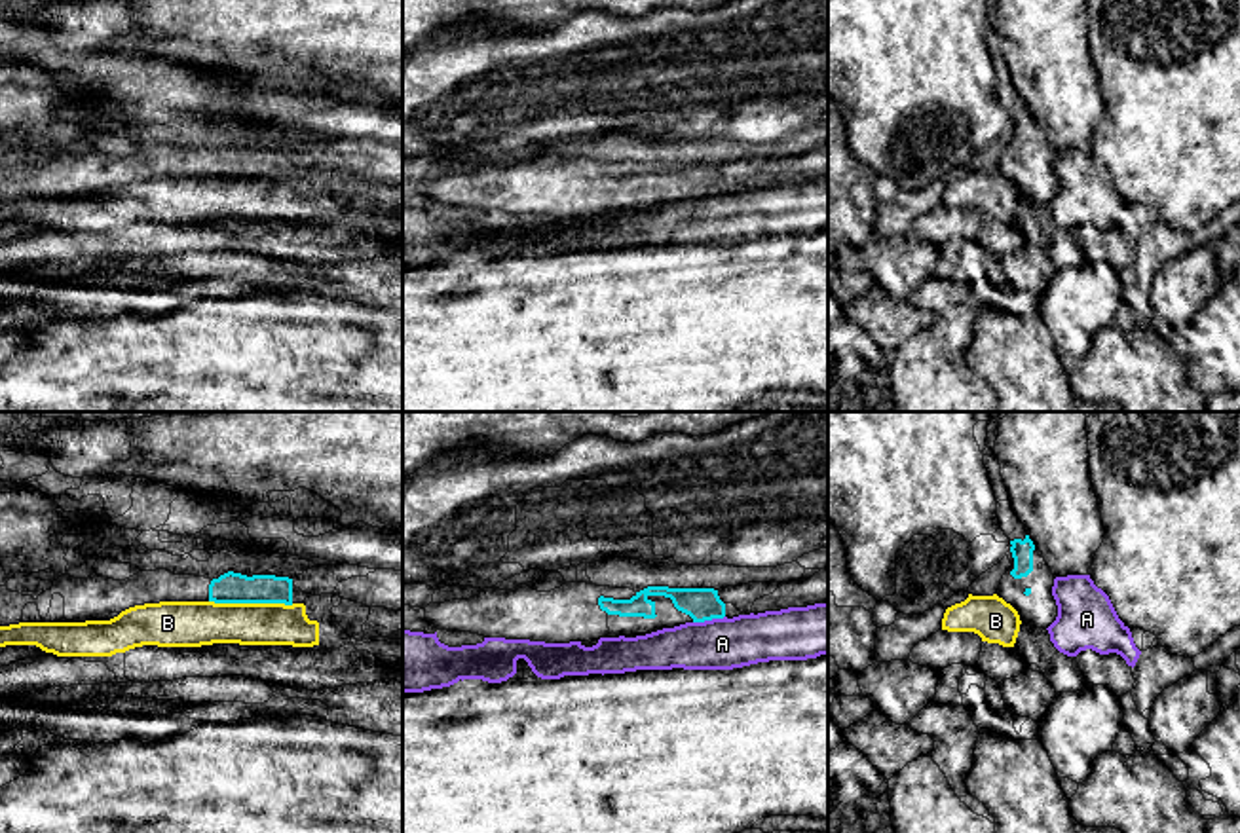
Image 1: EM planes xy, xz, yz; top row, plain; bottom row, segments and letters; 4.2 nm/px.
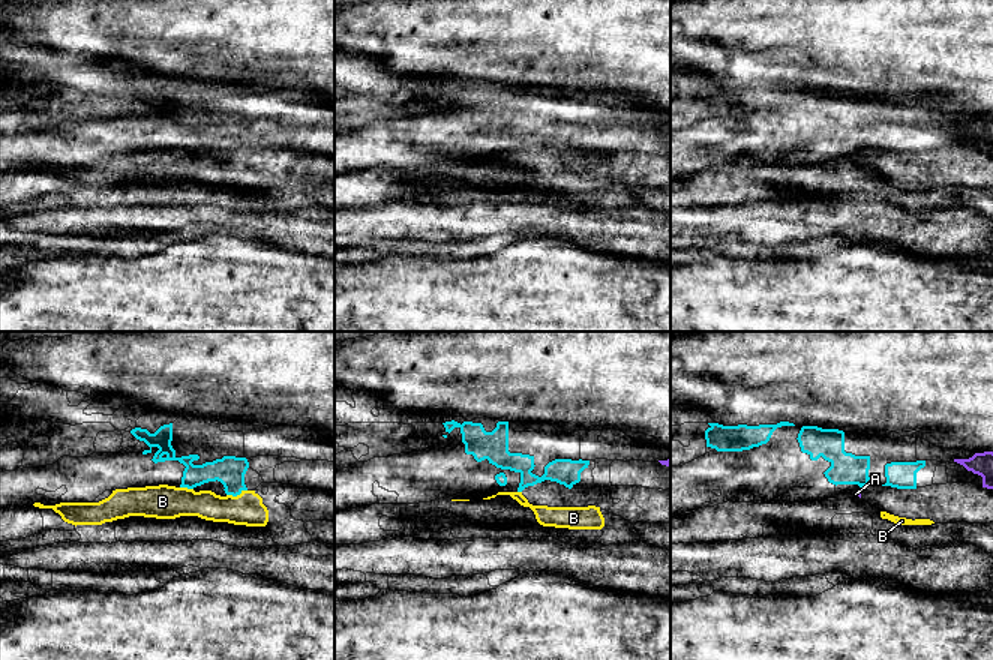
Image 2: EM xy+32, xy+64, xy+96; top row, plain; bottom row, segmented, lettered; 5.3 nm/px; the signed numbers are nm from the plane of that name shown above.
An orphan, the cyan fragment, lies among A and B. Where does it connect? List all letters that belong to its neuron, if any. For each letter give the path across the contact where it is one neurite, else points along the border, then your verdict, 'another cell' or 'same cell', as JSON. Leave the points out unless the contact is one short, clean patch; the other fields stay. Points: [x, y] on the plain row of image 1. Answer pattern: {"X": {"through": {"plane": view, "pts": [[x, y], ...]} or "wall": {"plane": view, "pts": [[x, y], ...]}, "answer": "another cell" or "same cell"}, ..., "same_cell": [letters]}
{"A": {"answer": "another cell"}, "B": {"answer": "another cell"}, "same_cell": []}

